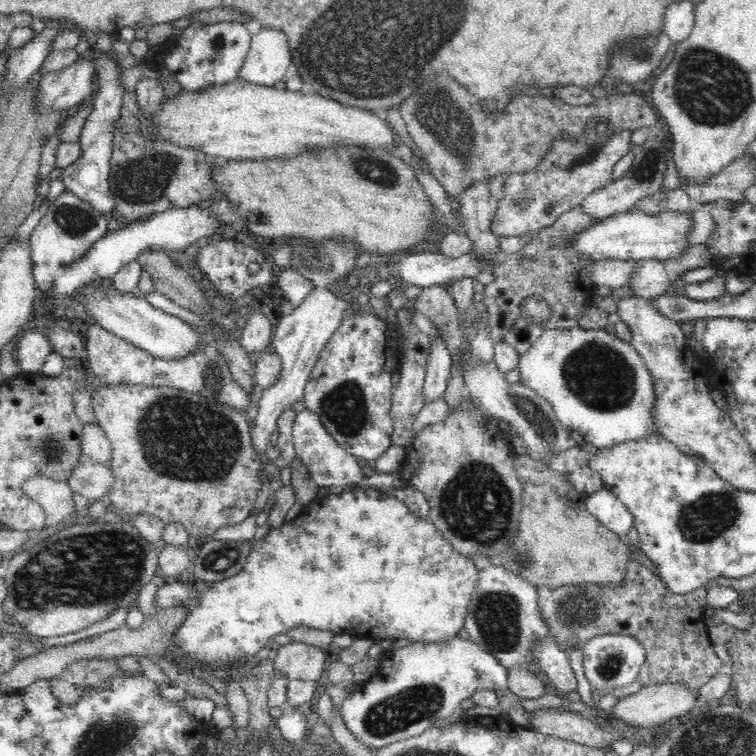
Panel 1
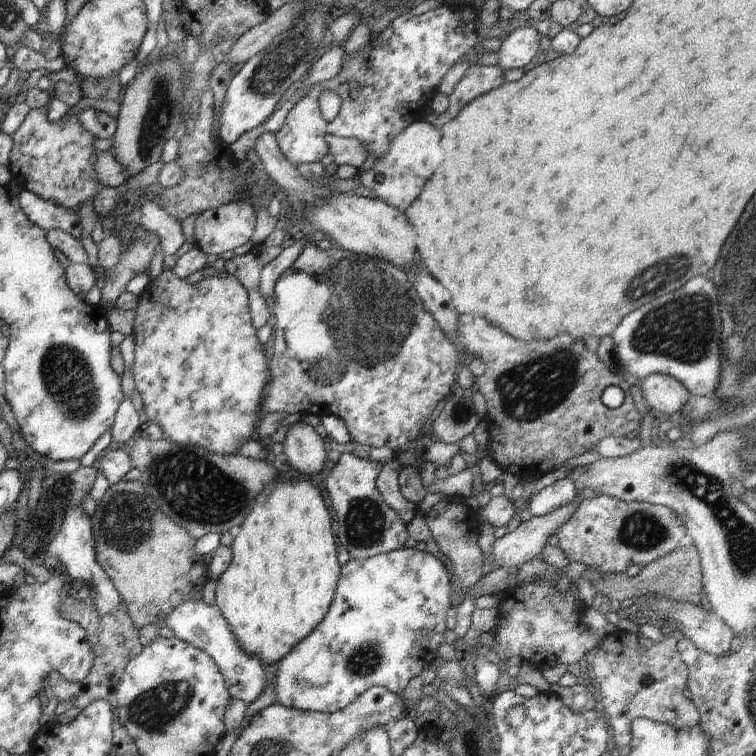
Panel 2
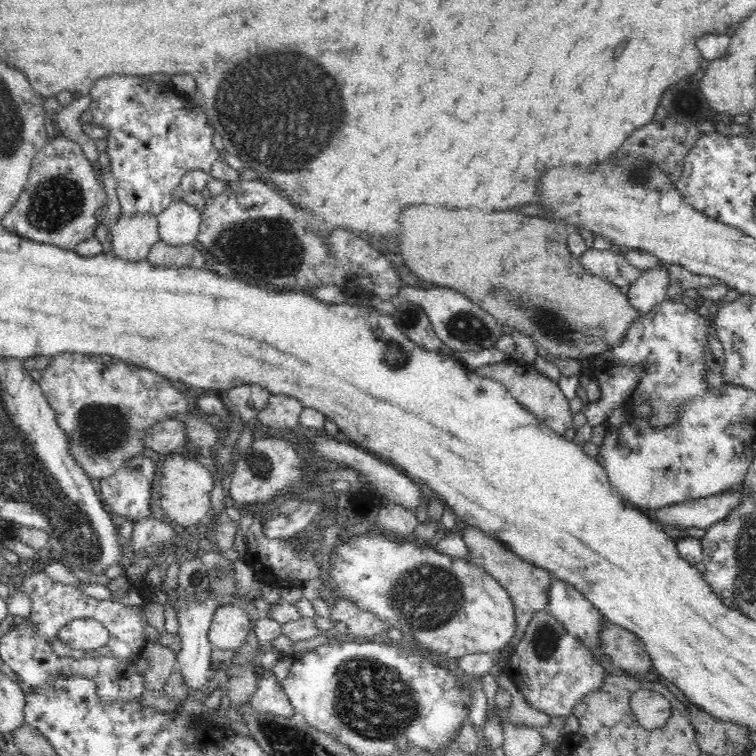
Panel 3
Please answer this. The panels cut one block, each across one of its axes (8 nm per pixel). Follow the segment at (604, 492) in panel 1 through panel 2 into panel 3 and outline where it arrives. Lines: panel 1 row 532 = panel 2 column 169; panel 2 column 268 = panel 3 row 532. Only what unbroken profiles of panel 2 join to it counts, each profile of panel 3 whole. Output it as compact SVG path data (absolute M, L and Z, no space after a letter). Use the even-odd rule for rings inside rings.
M740 485L736 490L724 491L716 496L664 506L651 514L656 522L671 534L683 535L687 528L708 530L739 506L742 502L742 490L744 487Z

